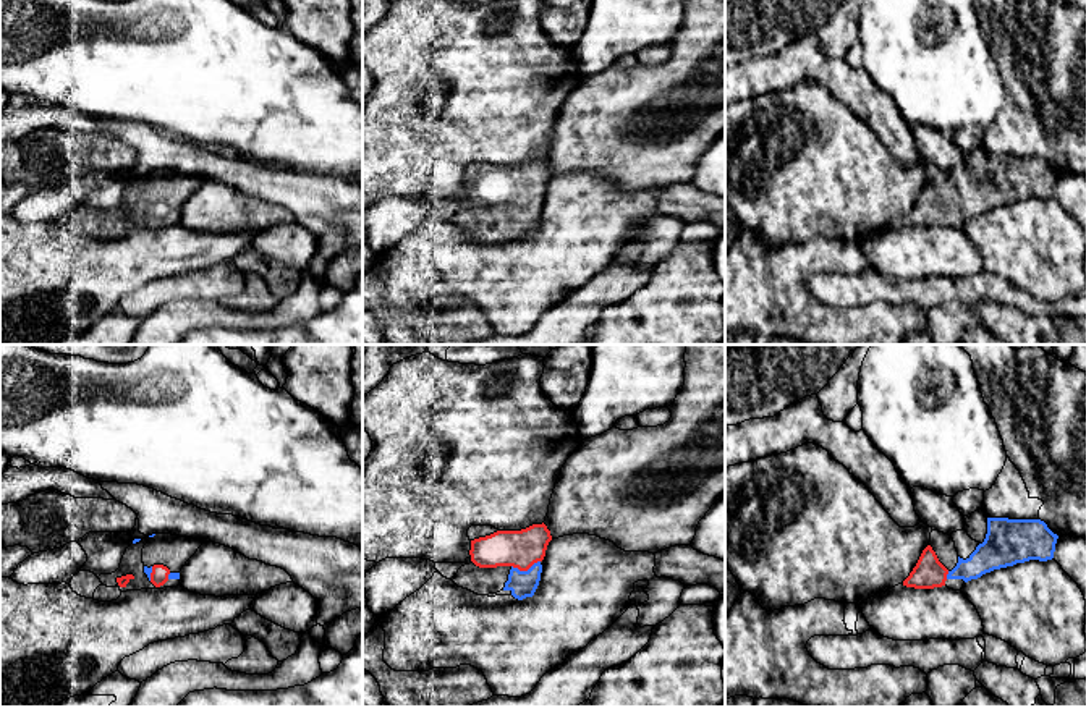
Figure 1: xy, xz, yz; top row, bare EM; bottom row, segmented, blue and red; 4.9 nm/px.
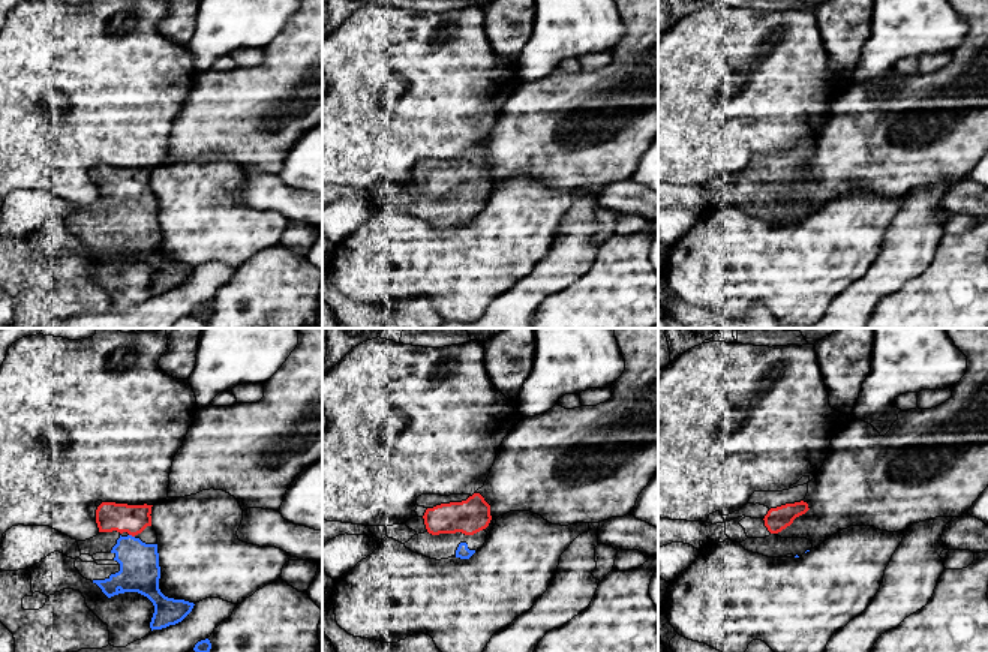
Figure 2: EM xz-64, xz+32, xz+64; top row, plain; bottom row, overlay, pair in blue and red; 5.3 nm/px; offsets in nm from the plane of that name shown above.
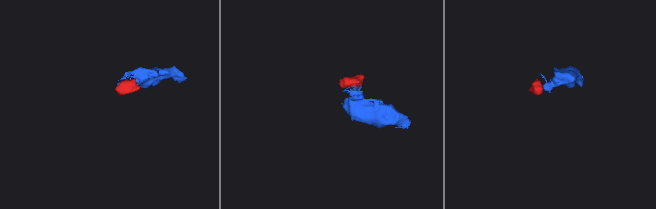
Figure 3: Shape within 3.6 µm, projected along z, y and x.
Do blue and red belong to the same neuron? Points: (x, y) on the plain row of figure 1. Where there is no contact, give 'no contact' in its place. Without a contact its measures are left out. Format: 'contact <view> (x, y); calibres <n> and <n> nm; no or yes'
contact xz (525, 209); calibres 130 and 190 nm; yes

